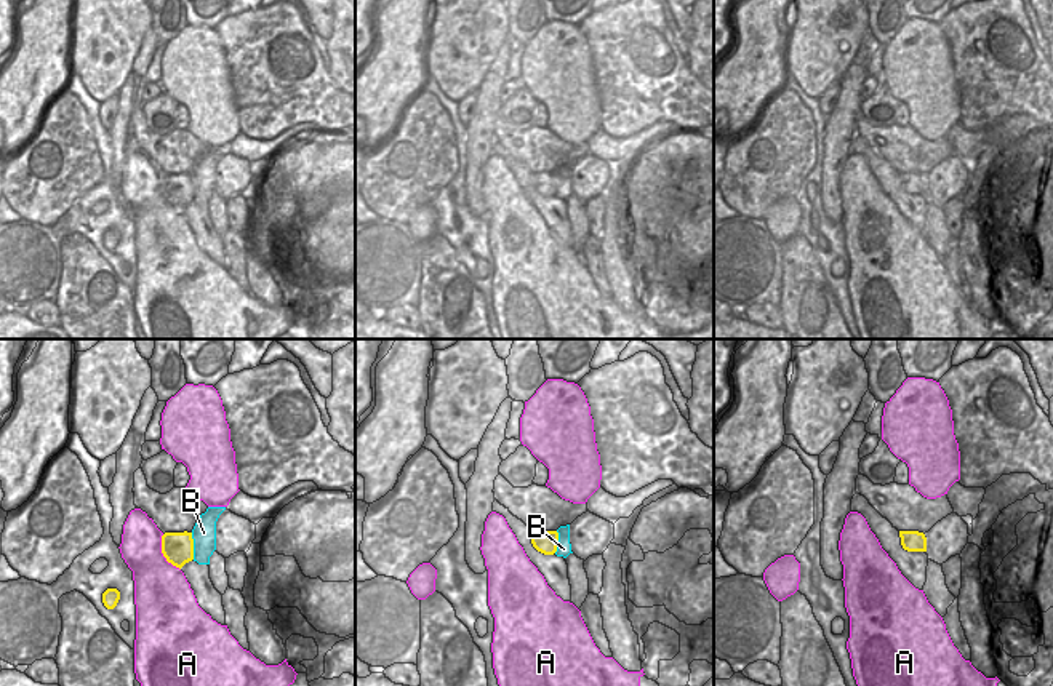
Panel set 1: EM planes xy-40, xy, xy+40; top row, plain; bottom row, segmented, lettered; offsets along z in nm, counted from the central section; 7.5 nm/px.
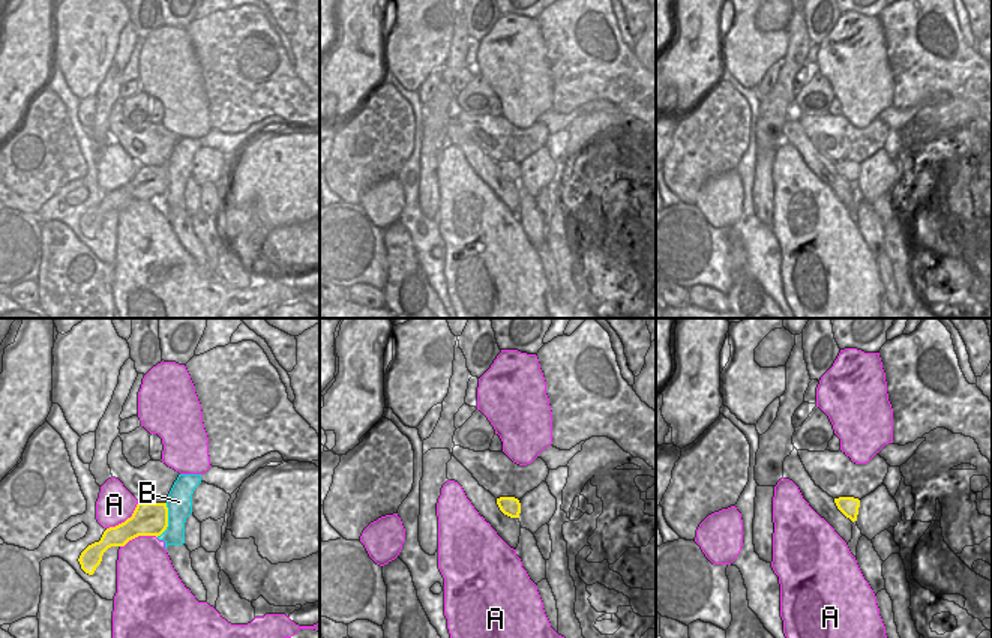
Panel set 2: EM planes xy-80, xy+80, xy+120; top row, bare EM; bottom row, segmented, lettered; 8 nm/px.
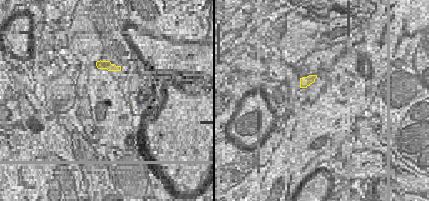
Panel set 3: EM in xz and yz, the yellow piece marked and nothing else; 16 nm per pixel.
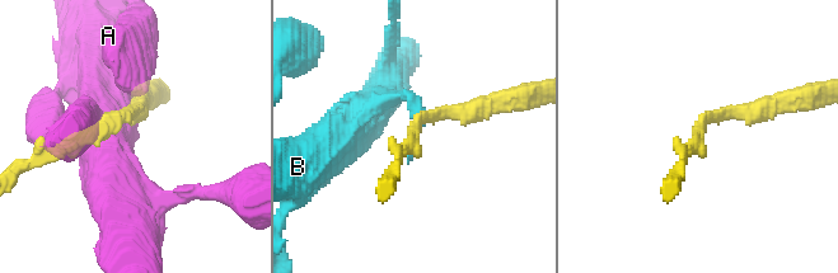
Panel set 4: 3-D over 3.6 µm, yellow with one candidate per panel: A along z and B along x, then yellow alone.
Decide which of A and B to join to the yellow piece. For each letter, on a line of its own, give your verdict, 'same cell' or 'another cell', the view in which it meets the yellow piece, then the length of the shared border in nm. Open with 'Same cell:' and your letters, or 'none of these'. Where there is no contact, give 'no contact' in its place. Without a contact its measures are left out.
Same cell: none of these
A: another cell; contact in xy-40; length 300 nm
B: another cell; contact in xy-40; length 200 nm

